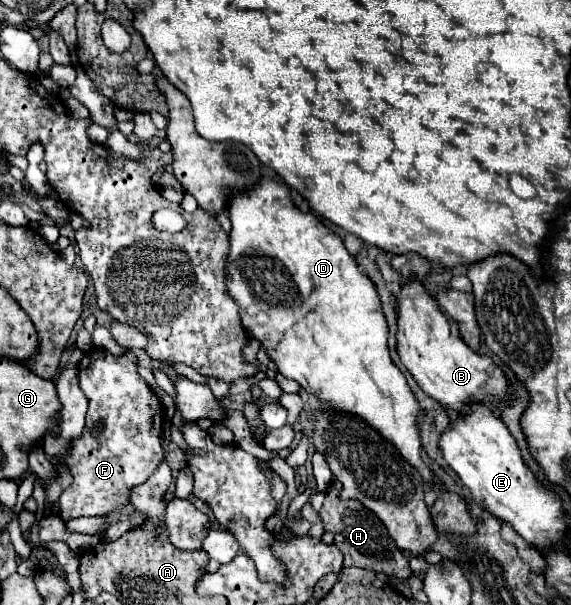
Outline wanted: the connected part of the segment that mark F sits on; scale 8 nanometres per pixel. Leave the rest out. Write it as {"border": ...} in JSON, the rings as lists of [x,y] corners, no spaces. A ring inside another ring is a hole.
{"border":[[[92,348],[84,352],[84,358],[78,364],[80,370],[80,388],[90,400],[90,408],[86,414],[84,432],[70,442],[68,456],[64,456],[64,464],[72,474],[72,484],[60,494],[60,518],[64,522],[78,516],[104,516],[124,508],[130,502],[130,490],[142,482],[160,466],[164,460],[162,450],[162,430],[164,430],[164,408],[154,390],[142,380],[138,374],[138,360],[132,350],[122,356],[110,354],[106,348]]]}

